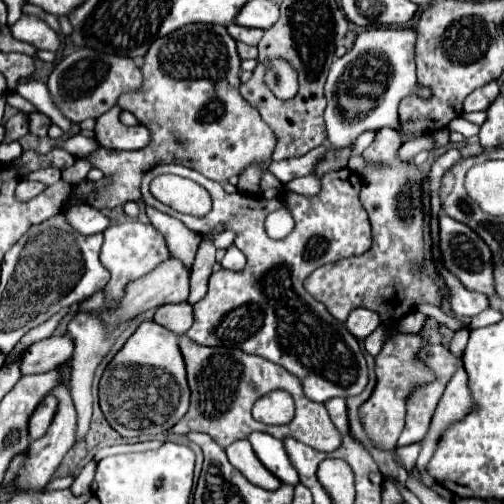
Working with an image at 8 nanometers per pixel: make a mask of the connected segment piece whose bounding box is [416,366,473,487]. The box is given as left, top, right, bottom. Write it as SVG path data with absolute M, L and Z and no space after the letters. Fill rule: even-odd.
M459 366L455 370L455 374L451 376L451 380L447 382L447 388L443 390L443 396L439 398L439 404L433 412L429 430L421 440L421 452L419 452L419 460L416 462L416 469L426 486L431 487L435 484L435 481L431 480L429 474L425 472L425 468L427 468L427 462L431 458L431 454L437 448L439 436L443 434L447 424L451 424L455 420L461 420L465 414L469 414L471 408L473 408L473 400L471 400L469 388L467 388L467 374Z

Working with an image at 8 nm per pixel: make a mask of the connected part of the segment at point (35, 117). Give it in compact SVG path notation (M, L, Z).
M29 114L29 120L27 120L27 126L29 126L29 132L35 134L35 136L47 136L47 128L49 128L49 118L45 114Z

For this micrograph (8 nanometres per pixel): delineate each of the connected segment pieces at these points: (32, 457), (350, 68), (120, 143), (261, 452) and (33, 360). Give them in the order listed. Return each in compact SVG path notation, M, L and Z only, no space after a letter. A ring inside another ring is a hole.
M63 380L63 384L59 384L59 388L55 388L55 392L51 392L51 394L57 398L57 412L55 412L55 418L53 418L49 430L45 432L45 436L39 440L33 440L29 446L31 450L29 450L27 462L25 462L19 482L17 482L23 488L43 488L51 480L53 472L57 470L57 466L63 460L63 456L67 454L67 450L75 444L77 416L75 416L75 406L71 404L71 380Z
M375 26L363 30L357 36L355 46L343 58L331 64L325 84L325 124L331 146L345 148L365 130L383 126L397 130L397 104L415 88L415 26Z
M115 106L97 118L95 138L97 138L99 146L115 148L115 150L139 150L139 148L147 146L147 142L149 142L147 128L143 128L139 124L133 128L123 126L119 122L119 112L121 112L121 108Z
M253 432L249 436L249 442L253 446L253 452L261 460L261 464L271 474L275 474L283 484L291 484L291 486L299 484L297 470L291 466L281 440L273 438L271 434L265 434L265 432Z
M51 336L29 346L21 360L21 376L43 374L57 368L61 362L69 360L73 344L69 336Z

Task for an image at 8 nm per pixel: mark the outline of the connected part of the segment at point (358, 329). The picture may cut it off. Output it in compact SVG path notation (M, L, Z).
M353 310L351 316L347 318L345 326L347 330L355 336L355 338L367 338L377 326L381 324L381 318L377 312L371 312L371 310Z

